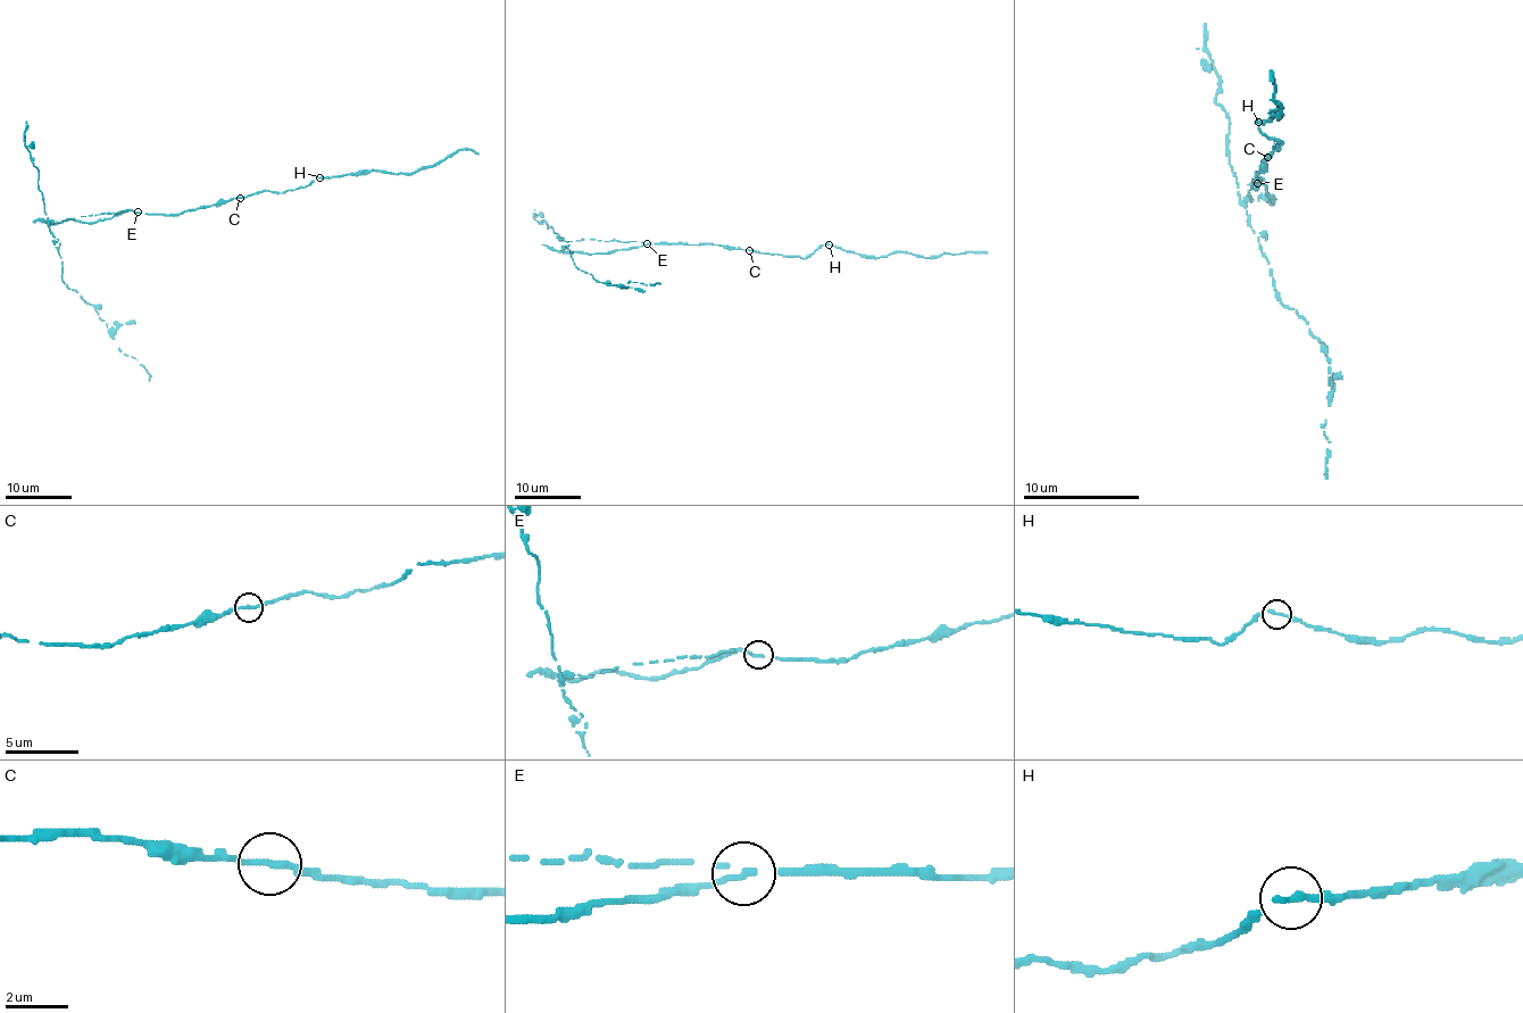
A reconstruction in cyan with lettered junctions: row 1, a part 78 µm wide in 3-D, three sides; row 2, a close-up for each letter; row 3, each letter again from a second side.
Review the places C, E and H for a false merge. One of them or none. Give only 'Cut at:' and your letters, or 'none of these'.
Cut at: E

